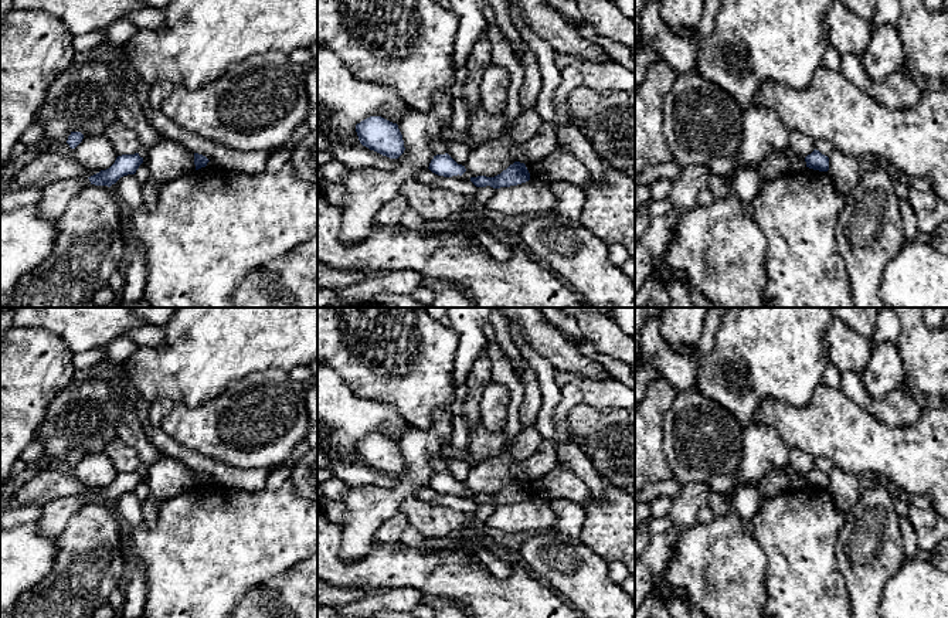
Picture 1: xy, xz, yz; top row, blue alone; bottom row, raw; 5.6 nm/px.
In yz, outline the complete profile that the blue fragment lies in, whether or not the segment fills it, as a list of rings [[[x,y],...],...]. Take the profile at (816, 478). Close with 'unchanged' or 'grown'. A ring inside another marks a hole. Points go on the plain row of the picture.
[[[813,468],[811,472],[805,475],[806,485],[828,489],[829,488],[829,475],[822,472],[819,468]]]; unchanged

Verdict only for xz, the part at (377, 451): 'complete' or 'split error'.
complete

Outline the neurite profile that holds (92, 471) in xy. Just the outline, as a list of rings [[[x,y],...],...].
[[[88,454],[72,466],[69,475],[86,489],[94,489],[109,486],[115,481],[118,471],[105,454]]]

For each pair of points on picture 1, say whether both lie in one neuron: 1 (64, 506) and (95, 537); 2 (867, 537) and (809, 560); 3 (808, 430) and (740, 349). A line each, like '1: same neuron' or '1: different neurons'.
1: different neurons
2: different neurons
3: different neurons

